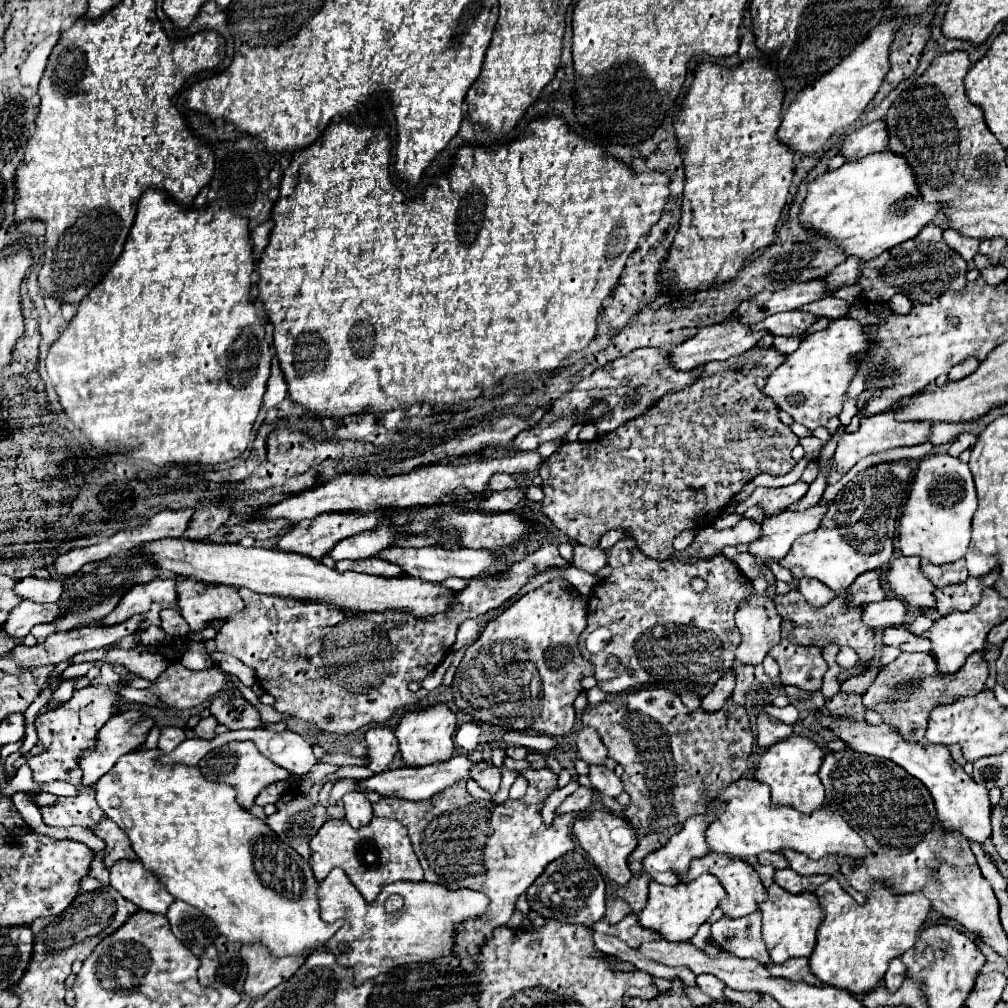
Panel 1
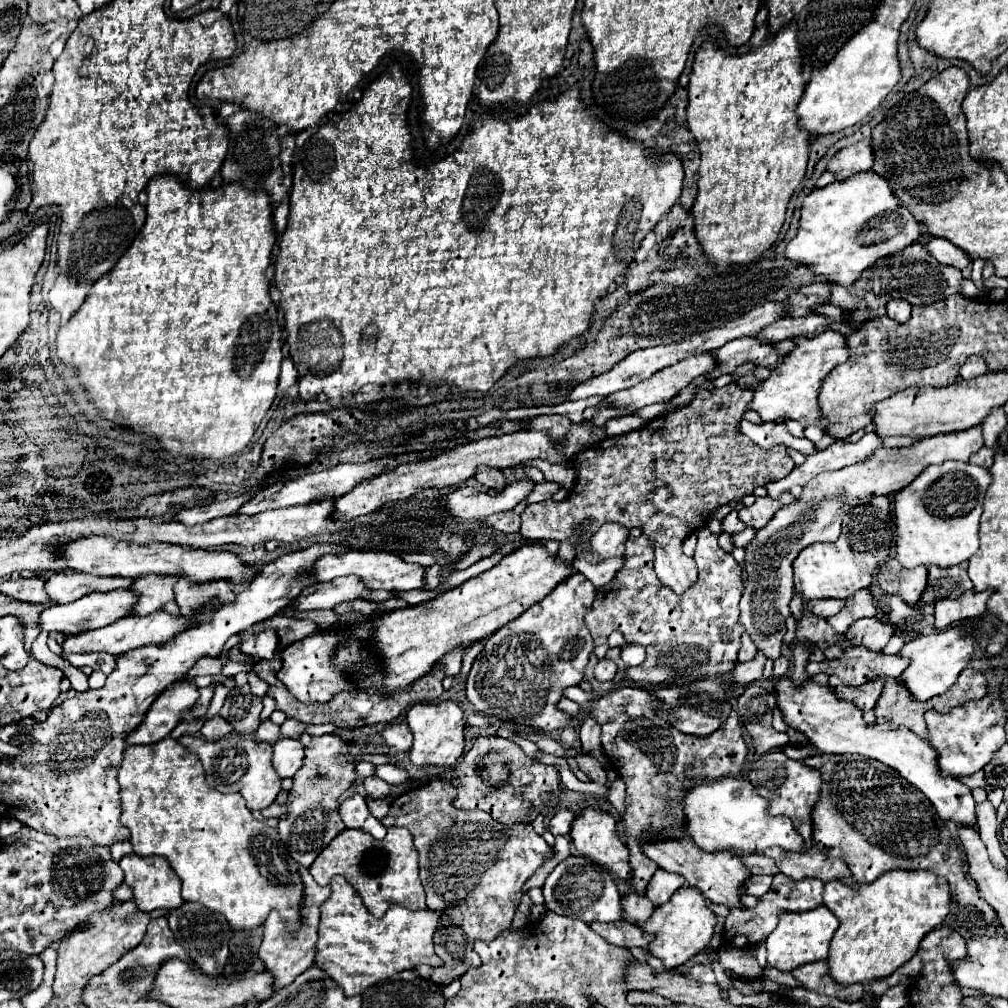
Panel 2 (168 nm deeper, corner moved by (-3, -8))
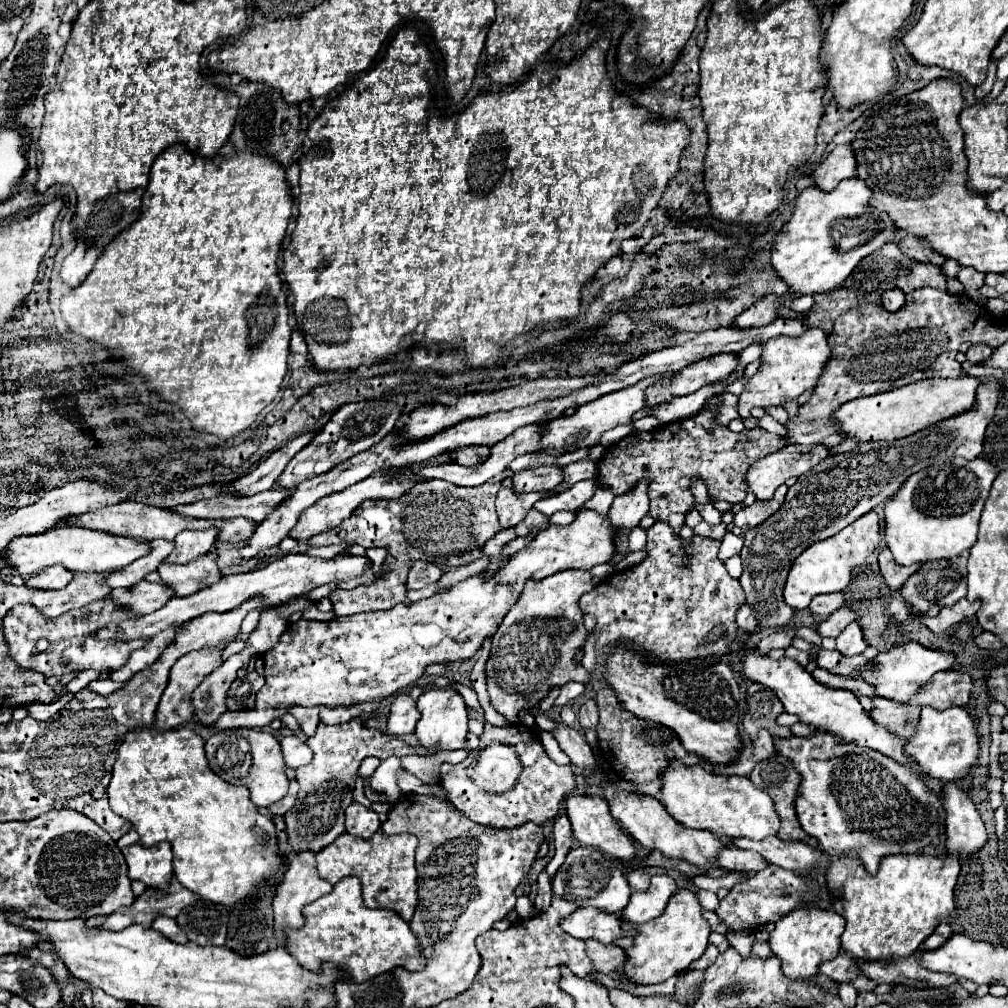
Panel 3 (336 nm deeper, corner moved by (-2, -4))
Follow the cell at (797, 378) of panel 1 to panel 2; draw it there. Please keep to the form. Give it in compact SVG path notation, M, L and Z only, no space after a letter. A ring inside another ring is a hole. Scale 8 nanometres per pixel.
M829 329L817 337L799 339L797 347L789 353L789 357L771 371L767 381L763 381L755 389L755 397L749 409L757 411L763 421L775 421L777 417L783 417L783 419L793 419L801 423L803 427L819 425L821 429L827 429L827 419L821 413L817 395L819 395L823 379L831 373L833 367L845 363L847 357L849 357L847 337L841 335L839 331Z

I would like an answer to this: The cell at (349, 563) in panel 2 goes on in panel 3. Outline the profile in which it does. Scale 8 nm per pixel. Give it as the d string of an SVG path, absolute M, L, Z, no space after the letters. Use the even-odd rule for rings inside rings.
M300 553L284 555L284 557L272 561L270 565L266 565L266 567L262 567L258 571L222 577L218 583L214 583L210 587L204 587L202 591L198 591L198 593L194 593L190 597L174 597L162 609L158 609L154 613L148 613L148 615L142 615L142 617L136 617L136 619L130 619L130 621L122 623L116 631L112 627L104 627L96 637L100 637L100 639L122 639L122 641L152 637L152 635L164 631L166 627L192 621L194 617L200 617L200 615L210 613L210 611L216 611L216 613L232 611L232 609L240 607L244 601L254 599L254 597L262 597L266 605L276 607L280 603L286 603L292 597L308 593L314 587L354 579L354 577L364 573L366 565L368 565L366 557L354 557L354 555L338 555L336 559L328 559L328 561L308 557L308 555L300 555Z

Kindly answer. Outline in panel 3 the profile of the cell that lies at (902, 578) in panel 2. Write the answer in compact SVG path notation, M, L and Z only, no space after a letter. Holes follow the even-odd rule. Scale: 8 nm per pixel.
M882 549L882 551L880 551L878 561L880 561L880 571L882 571L882 575L884 575L884 579L886 579L886 583L888 583L888 587L890 587L892 591L898 591L898 589L902 587L902 583L904 583L912 573L916 573L918 567L920 567L920 565L902 567L902 565L894 563L894 559L892 559L892 555L890 555L888 549Z

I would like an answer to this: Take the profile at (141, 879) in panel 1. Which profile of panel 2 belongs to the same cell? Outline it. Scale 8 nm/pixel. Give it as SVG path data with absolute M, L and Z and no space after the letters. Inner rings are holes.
M125 855L119 863L125 873L125 883L133 891L133 901L139 911L167 909L173 911L183 903L181 883L165 859Z

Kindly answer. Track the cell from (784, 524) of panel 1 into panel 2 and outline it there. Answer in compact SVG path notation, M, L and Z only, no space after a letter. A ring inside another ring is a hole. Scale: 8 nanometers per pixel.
M973 427L959 433L943 433L935 437L925 437L913 447L901 447L901 449L879 449L867 463L839 469L833 473L821 473L811 483L803 487L801 497L797 503L787 505L777 511L777 515L757 531L755 539L745 547L745 567L749 573L749 581L745 583L745 591L741 597L741 615L739 623L745 627L747 635L753 639L757 649L767 655L769 659L781 657L783 647L783 635L785 635L785 619L789 617L789 601L793 597L793 551L799 553L811 543L817 541L835 541L841 533L841 521L843 515L855 507L869 501L873 493L889 495L899 491L901 487L907 487L927 465L943 463L947 459L955 461L967 461L975 451L983 447L981 429Z

